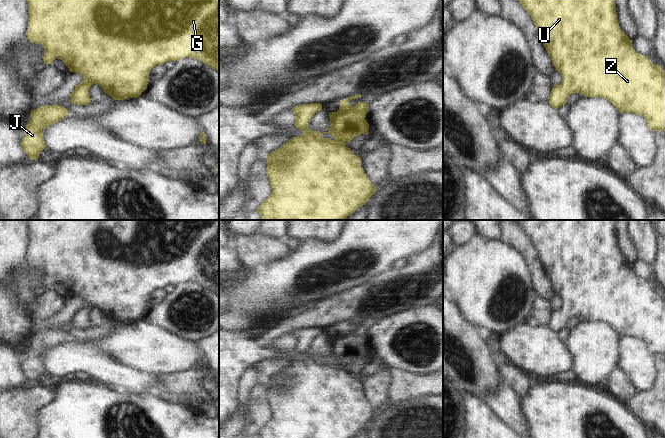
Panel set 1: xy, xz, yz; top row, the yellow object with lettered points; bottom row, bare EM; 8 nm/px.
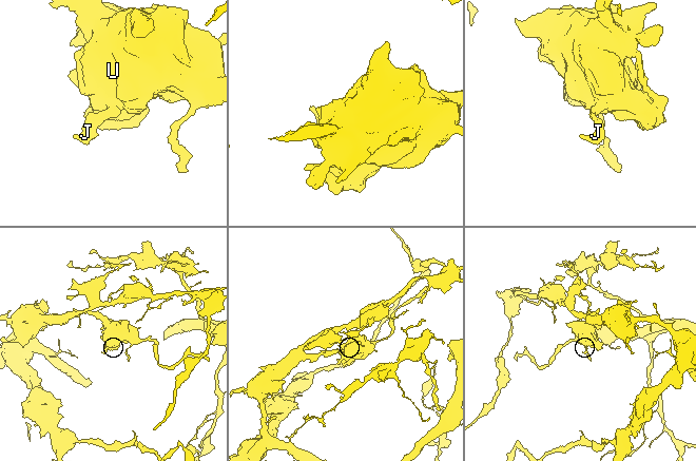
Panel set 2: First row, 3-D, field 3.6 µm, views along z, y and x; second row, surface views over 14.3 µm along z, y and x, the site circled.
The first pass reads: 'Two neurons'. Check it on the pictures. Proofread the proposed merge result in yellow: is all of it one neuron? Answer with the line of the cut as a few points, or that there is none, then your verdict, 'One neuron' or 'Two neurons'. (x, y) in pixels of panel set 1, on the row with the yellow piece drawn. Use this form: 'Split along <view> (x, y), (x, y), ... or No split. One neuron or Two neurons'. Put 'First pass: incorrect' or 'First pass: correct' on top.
First pass: incorrect
No split. One neuron.

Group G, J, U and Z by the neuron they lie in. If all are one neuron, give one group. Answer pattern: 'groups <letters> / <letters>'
groups G J U Z

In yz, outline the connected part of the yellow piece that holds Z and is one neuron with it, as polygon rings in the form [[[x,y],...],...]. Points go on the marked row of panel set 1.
[[[518,0],[521,5],[523,6],[523,8],[530,14],[537,30],[540,36],[540,39],[547,51],[547,53],[549,54],[549,56],[551,57],[551,60],[553,62],[553,65],[555,67],[555,69],[561,74],[563,80],[559,85],[554,85],[552,90],[551,90],[551,94],[549,96],[549,104],[554,108],[554,109],[558,109],[559,107],[561,107],[562,105],[566,104],[567,98],[569,97],[570,94],[572,93],[582,93],[585,97],[602,97],[604,99],[609,100],[617,109],[620,113],[624,113],[624,112],[628,112],[628,113],[635,113],[637,115],[640,115],[642,117],[645,118],[645,120],[647,121],[647,125],[649,127],[650,130],[652,131],[665,131],[665,71],[663,70],[661,65],[655,65],[653,64],[650,60],[648,56],[644,56],[641,55],[639,53],[637,53],[635,51],[635,49],[633,48],[633,44],[632,44],[632,40],[629,39],[629,37],[621,30],[618,20],[617,20],[617,12],[615,9],[615,0]]]

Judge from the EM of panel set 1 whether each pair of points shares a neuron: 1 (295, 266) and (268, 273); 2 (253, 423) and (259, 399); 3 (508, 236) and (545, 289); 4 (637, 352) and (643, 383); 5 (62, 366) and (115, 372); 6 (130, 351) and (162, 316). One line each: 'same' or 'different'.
1: same
2: same
3: same
4: same
5: same
6: different

